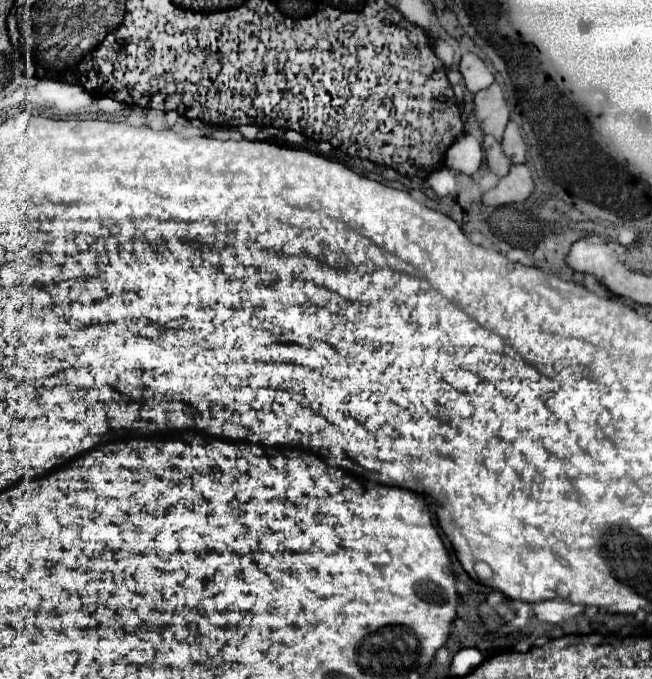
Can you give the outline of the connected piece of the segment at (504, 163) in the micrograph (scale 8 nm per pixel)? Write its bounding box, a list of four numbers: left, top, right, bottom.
[483,135,511,177]

